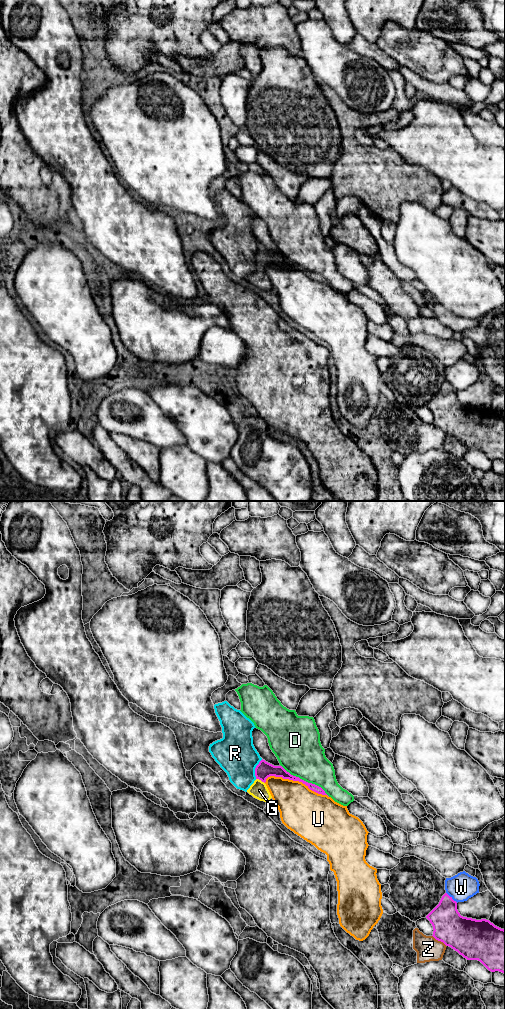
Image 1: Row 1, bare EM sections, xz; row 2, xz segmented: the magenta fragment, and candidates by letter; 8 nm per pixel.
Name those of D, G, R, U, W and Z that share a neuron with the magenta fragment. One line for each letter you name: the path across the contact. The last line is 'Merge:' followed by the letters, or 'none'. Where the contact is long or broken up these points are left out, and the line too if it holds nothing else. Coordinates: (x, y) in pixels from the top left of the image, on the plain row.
G: across xz (263, 258), (260, 267), (259, 278)
Merge: G

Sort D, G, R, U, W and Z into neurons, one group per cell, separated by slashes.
D / G / R / U / W / Z

